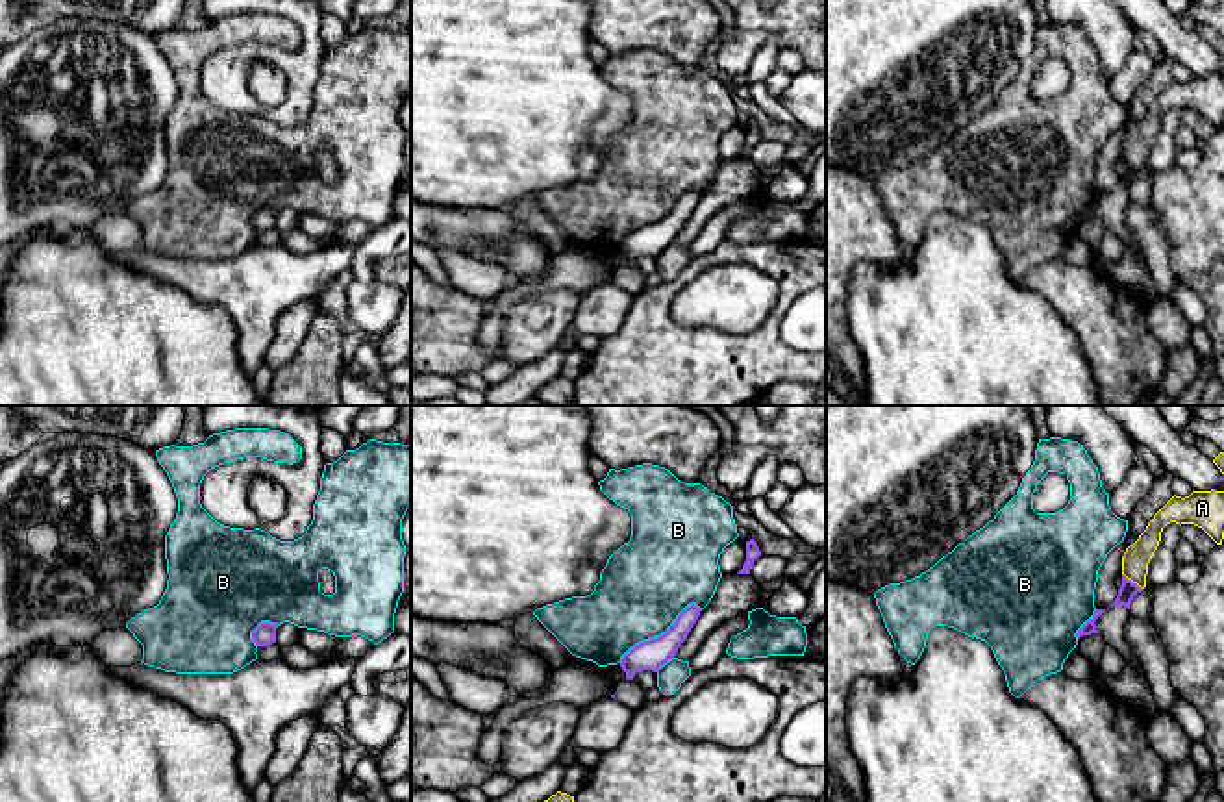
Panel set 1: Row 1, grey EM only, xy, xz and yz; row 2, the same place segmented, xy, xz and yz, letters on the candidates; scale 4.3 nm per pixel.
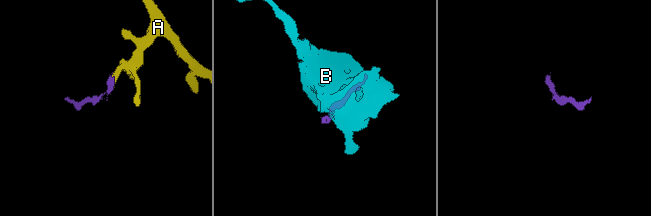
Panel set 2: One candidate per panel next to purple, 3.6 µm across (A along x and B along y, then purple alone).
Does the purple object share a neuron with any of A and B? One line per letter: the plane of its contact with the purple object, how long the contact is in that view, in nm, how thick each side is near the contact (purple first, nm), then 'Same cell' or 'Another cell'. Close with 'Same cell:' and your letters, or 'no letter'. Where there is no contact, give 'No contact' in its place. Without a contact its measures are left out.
A: Touches purple in yz. Shared border 120 nm. Thickness 80 nm (purple) against 120 nm. Another cell
B: Touches purple in xz. Shared border 420 nm. Thickness 140 nm (purple) against 380 nm. Another cell
Same cell: no letter

